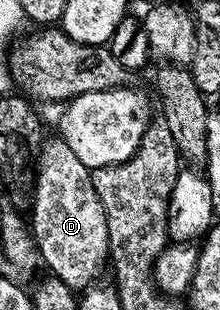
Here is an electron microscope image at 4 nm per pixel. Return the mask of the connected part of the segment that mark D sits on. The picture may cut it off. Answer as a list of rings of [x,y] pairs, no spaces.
[[[59,136],[40,145],[35,158],[35,188],[29,207],[29,232],[52,277],[61,280],[73,292],[92,285],[108,261],[108,220],[91,182],[91,170],[78,160]]]

